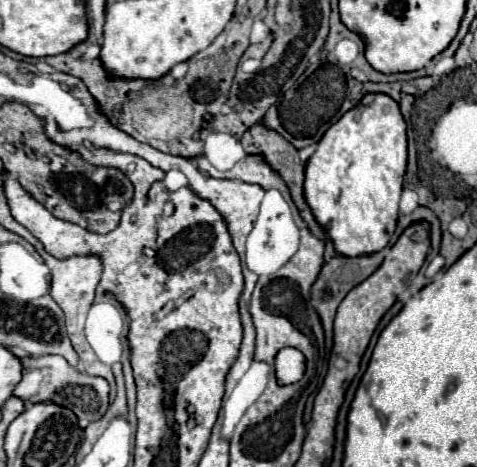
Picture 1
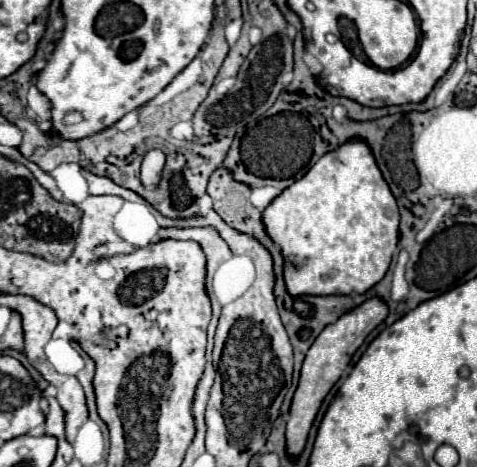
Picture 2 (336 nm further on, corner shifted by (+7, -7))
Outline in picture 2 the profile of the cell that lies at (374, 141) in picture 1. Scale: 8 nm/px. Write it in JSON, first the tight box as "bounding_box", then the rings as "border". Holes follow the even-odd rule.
{"bounding_box":[263,141,399,299],"border":[[[349,141],[321,157],[301,181],[295,181],[269,203],[263,211],[263,225],[273,243],[281,247],[285,287],[295,299],[303,295],[367,293],[385,277],[399,239],[397,201],[381,177],[373,153],[369,153],[369,147],[361,145],[361,141]]]}

